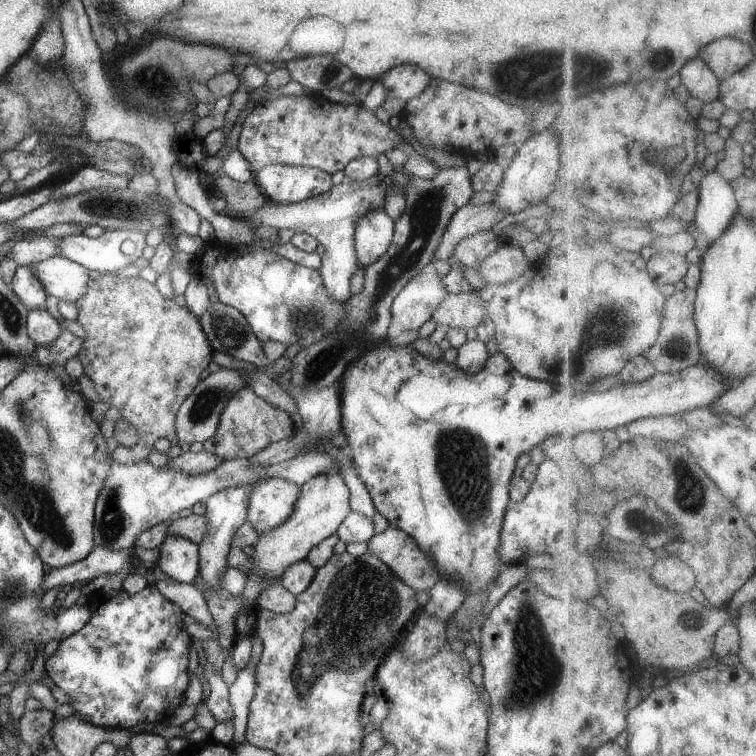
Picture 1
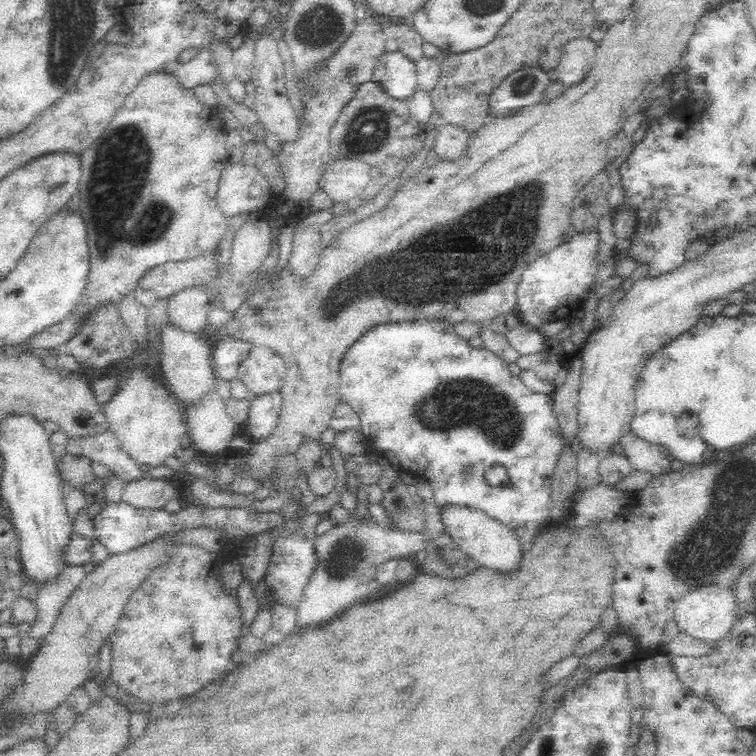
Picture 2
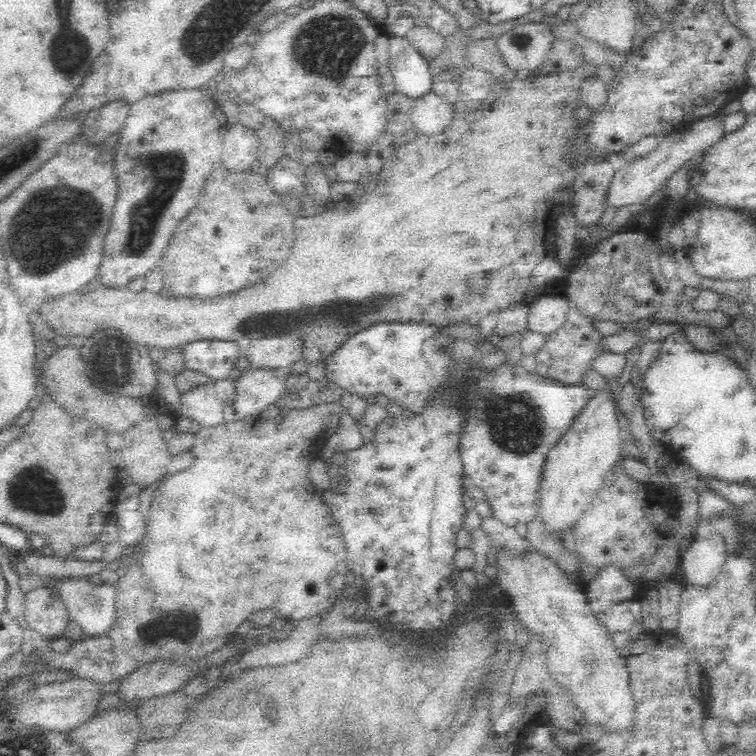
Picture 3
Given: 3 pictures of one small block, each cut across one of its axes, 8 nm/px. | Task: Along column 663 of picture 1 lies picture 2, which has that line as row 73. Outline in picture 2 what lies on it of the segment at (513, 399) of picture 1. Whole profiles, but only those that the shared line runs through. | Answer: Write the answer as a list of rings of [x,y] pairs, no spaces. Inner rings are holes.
[[[400,49],[384,51],[375,64],[372,79],[382,83],[386,92],[395,99],[404,100],[420,88],[417,79],[415,60]]]

